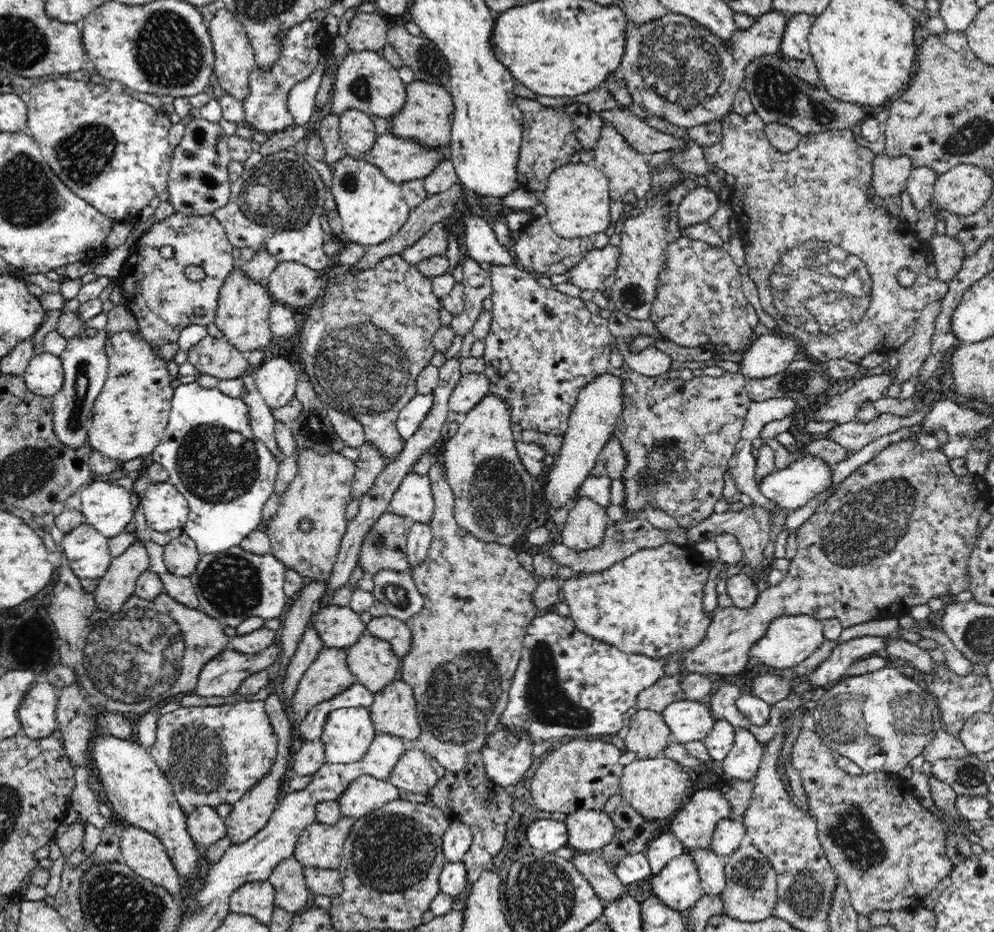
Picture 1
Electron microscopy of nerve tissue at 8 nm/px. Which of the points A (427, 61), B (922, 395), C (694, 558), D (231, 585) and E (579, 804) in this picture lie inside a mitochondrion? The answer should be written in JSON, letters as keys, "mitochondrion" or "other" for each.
{"A":"mitochondrion","B":"other","C":"other","D":"mitochondrion","E":"other"}

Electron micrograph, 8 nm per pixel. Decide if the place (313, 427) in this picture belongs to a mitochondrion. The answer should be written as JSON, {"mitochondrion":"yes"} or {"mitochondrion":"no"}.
{"mitochondrion":"yes"}

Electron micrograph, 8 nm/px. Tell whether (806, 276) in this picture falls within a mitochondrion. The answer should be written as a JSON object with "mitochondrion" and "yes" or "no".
{"mitochondrion":"yes"}

